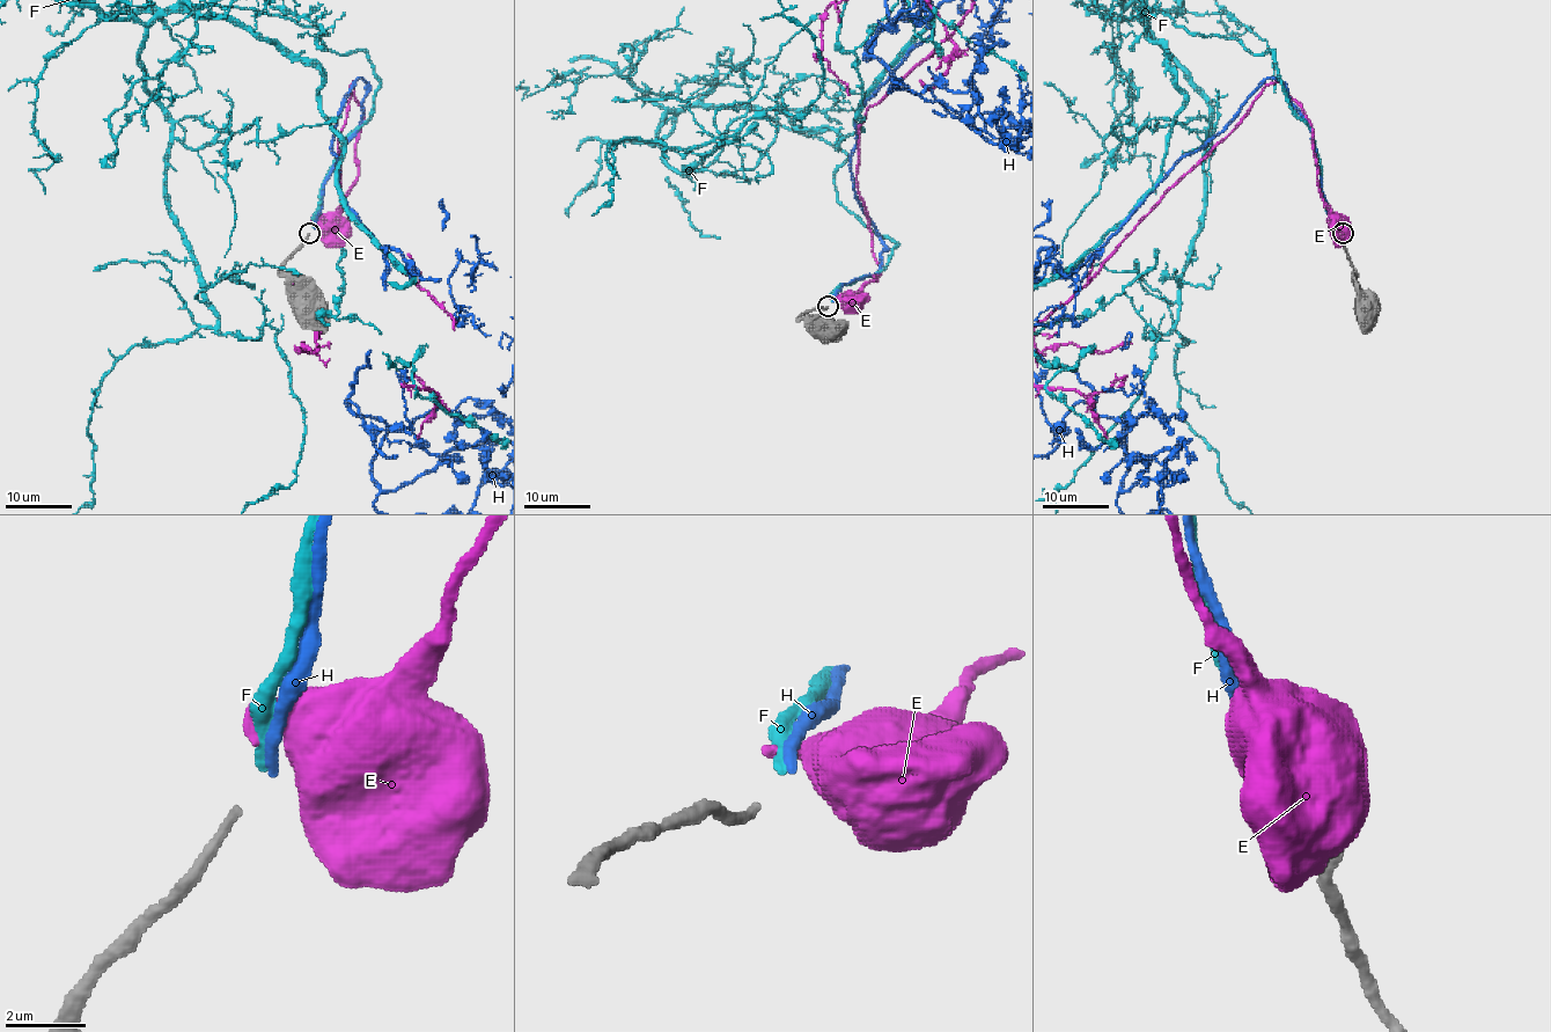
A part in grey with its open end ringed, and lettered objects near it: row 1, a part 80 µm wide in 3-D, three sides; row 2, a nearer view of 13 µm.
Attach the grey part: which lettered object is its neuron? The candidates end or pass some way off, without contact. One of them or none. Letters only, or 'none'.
F

